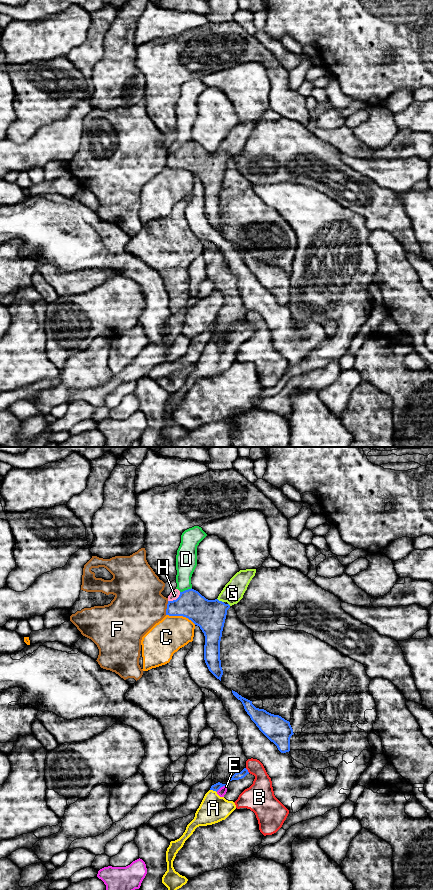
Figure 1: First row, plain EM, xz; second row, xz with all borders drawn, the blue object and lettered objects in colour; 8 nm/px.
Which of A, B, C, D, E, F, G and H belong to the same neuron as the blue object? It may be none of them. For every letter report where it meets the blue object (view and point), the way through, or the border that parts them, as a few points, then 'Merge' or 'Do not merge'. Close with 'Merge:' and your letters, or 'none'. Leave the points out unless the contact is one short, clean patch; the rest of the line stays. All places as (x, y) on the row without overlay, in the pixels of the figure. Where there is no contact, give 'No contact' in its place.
A: Touches blue at xz (213, 342). Path across: xz (217, 338), (213, 342), (213, 360). Merge
B: Touches blue at xz (247, 322). Do not merge
C: Touches blue at xz (181, 167). Do not merge
D: Touches blue at xz (185, 142). Boundary: xz (191, 139), (180, 144). Do not merge
E: Touches blue at xz (221, 338). Boundary: xz (226, 337), (223, 337), (216, 343). Do not merge
F: Touches blue at xz (167, 160). Boundary: xz (168, 153), (165, 166). Do not merge
G: Touches blue at xz (220, 153). Path across: xz (209, 167), (220, 153), (226, 147), (232, 145). Merge
H: Touches blue at xz (176, 151). Boundary: xz (180, 144), (175, 151), (168, 153). Do not merge
Merge: A, G

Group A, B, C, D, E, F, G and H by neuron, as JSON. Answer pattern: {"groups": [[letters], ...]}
{"groups": [["A", "G"], ["B"], ["C"], ["D", "H"], ["E"], ["F"]]}

